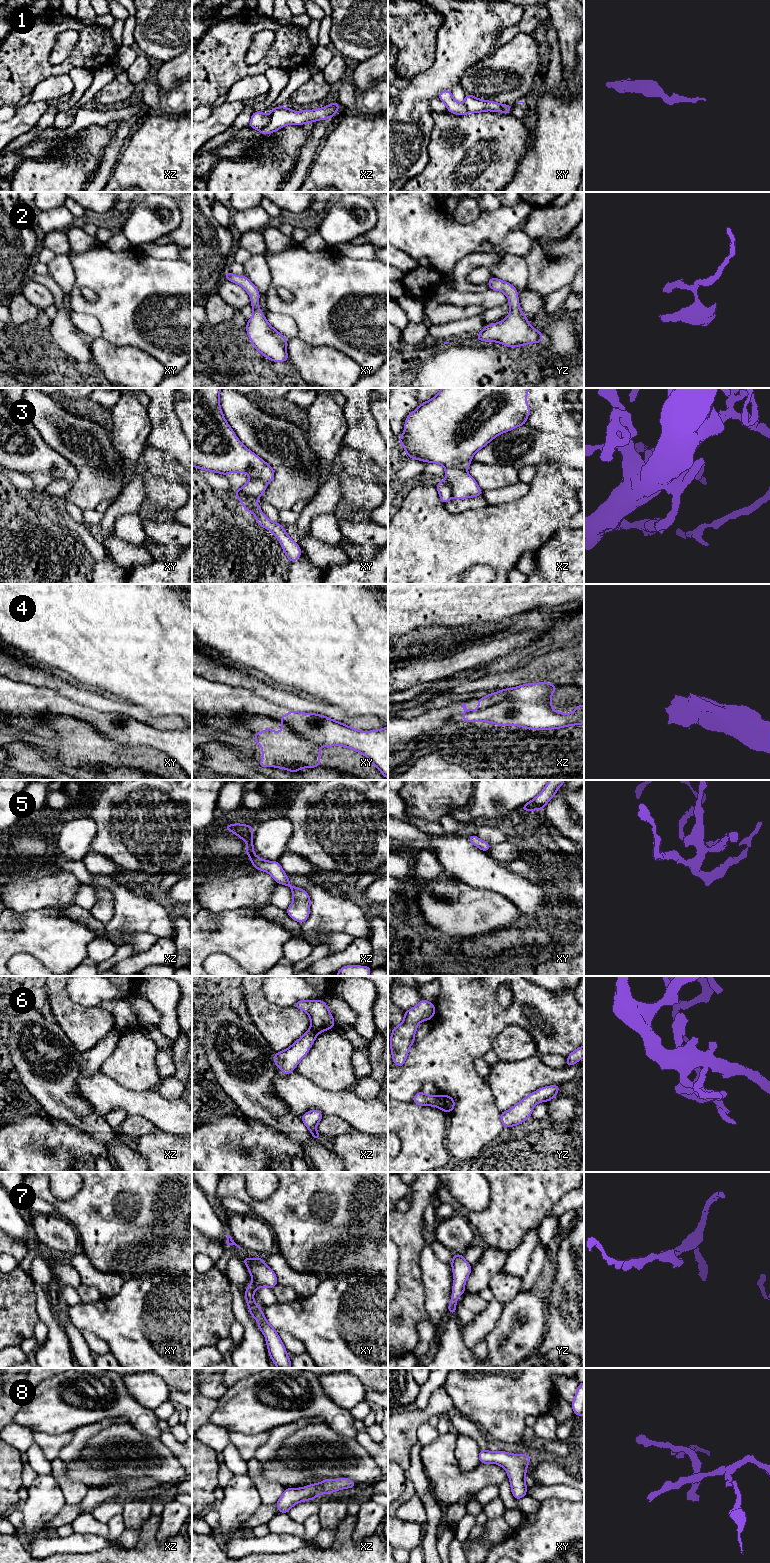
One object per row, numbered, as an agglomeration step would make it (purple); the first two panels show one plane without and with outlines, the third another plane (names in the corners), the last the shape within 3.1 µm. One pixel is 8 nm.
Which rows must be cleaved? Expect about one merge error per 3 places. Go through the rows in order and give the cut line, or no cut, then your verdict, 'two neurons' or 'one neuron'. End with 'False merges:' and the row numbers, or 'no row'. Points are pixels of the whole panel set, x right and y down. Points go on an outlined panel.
1: cut xz (273, 108), (269, 121), (258, 129); two neurons
2: cut none; one neuron
3: cut xz (444, 466), (457, 466), (466, 471); two neurons
4: cut xz (505, 696), (492, 705), (464, 713); two neurons
5: cut none; one neuron
6: cut yz (441, 1095), (448, 1111); two neurons
7: cut none; one neuron
8: cut none; one neuron
False merges: 1, 3, 4, 6

